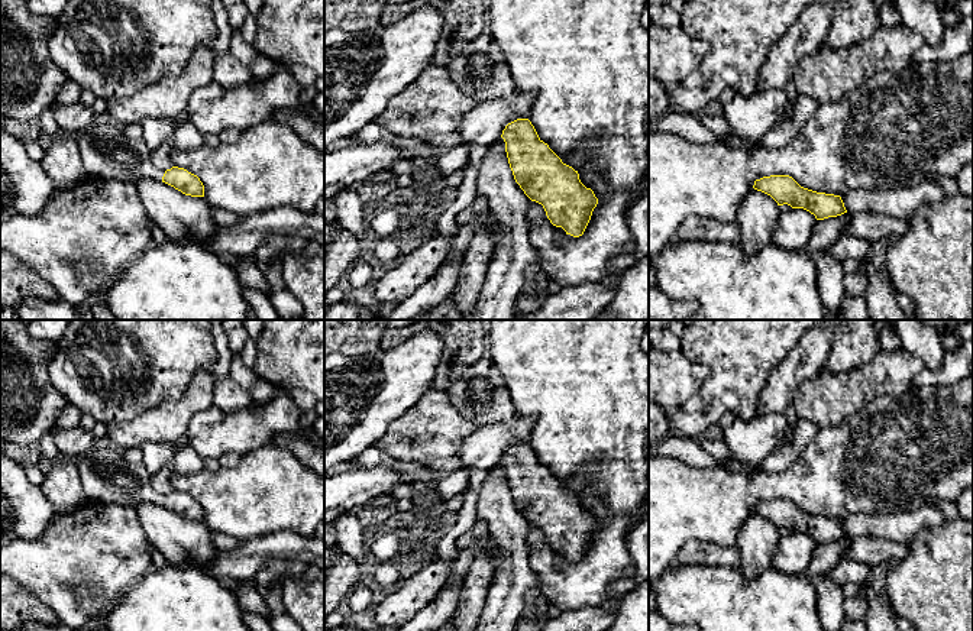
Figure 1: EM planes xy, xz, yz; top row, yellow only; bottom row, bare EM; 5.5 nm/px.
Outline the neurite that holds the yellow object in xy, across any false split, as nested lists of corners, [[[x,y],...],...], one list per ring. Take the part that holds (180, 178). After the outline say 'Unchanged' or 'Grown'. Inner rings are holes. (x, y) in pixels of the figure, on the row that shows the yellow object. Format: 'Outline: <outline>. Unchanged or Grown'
Outline: [[[107,117],[97,119],[75,135],[83,165],[88,177],[138,182],[162,181],[185,195],[204,197],[200,178],[184,168],[159,169],[153,165],[151,149],[143,139],[129,139],[123,126]]]. Grown

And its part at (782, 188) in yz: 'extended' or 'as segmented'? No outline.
as segmented

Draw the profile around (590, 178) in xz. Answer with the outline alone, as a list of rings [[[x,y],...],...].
[[[584,168],[579,172],[581,182],[599,194],[608,192],[608,184],[599,178],[598,172],[592,168]]]

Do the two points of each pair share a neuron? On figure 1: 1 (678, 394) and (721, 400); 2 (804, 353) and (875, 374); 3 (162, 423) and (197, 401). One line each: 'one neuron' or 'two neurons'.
1: two neurons
2: two neurons
3: one neuron

